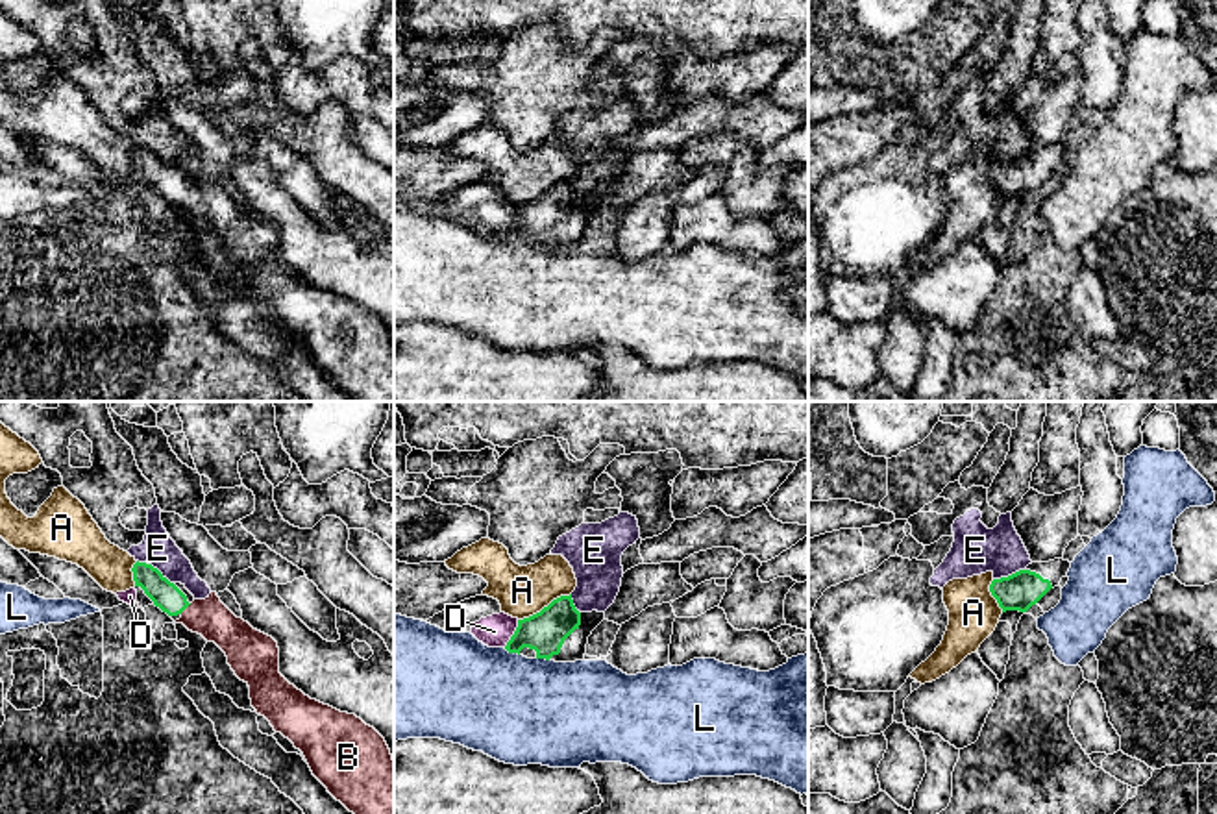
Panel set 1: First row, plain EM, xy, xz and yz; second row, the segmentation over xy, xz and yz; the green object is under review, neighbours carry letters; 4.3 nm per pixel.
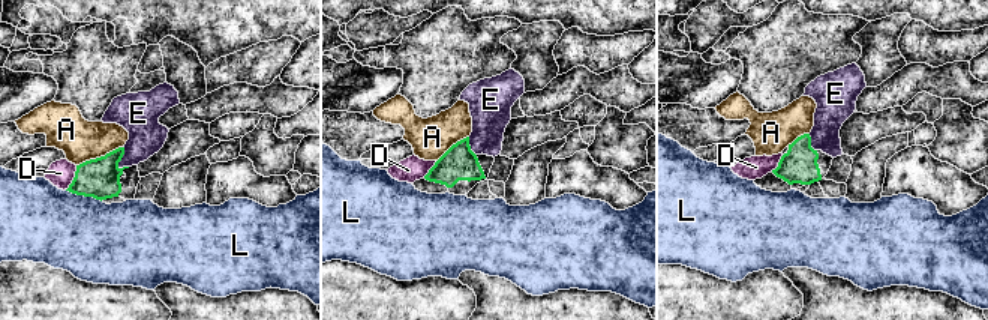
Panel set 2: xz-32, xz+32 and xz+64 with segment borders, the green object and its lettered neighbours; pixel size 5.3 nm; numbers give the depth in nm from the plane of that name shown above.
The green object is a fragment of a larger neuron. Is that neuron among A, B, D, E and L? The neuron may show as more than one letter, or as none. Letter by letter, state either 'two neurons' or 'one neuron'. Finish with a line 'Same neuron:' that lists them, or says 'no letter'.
A: two neurons
B: one neuron
D: two neurons
E: two neurons
L: two neurons
Same neuron: B

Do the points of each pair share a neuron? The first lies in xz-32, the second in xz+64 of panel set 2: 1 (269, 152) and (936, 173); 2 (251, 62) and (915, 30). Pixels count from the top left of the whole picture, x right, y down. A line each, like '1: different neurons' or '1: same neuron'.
1: different neurons
2: same neuron

